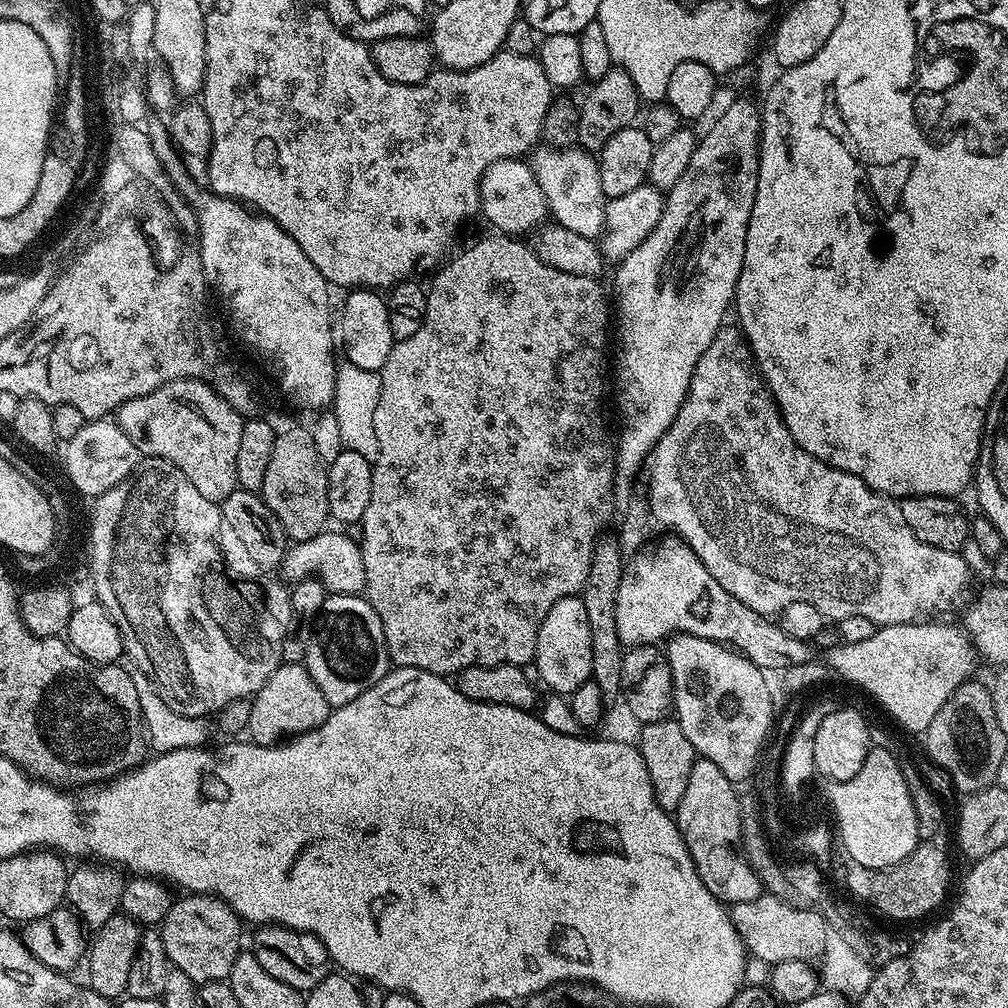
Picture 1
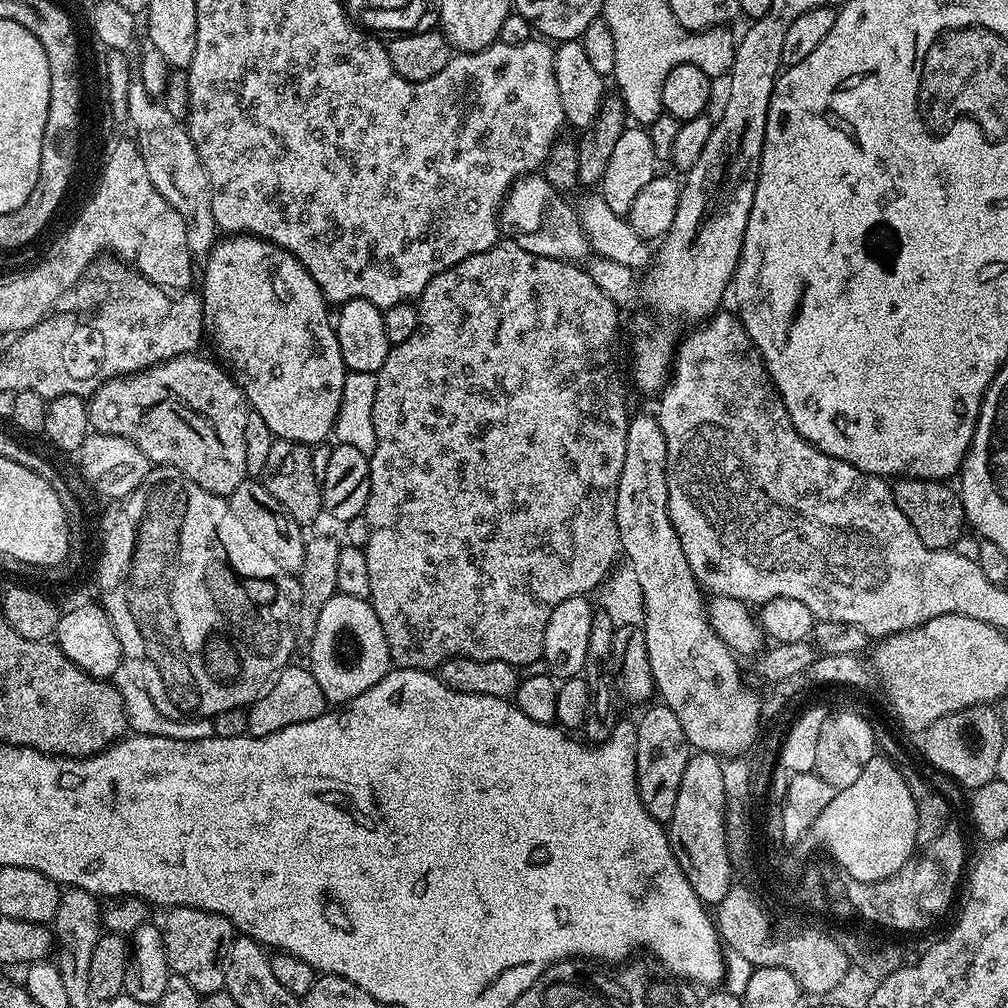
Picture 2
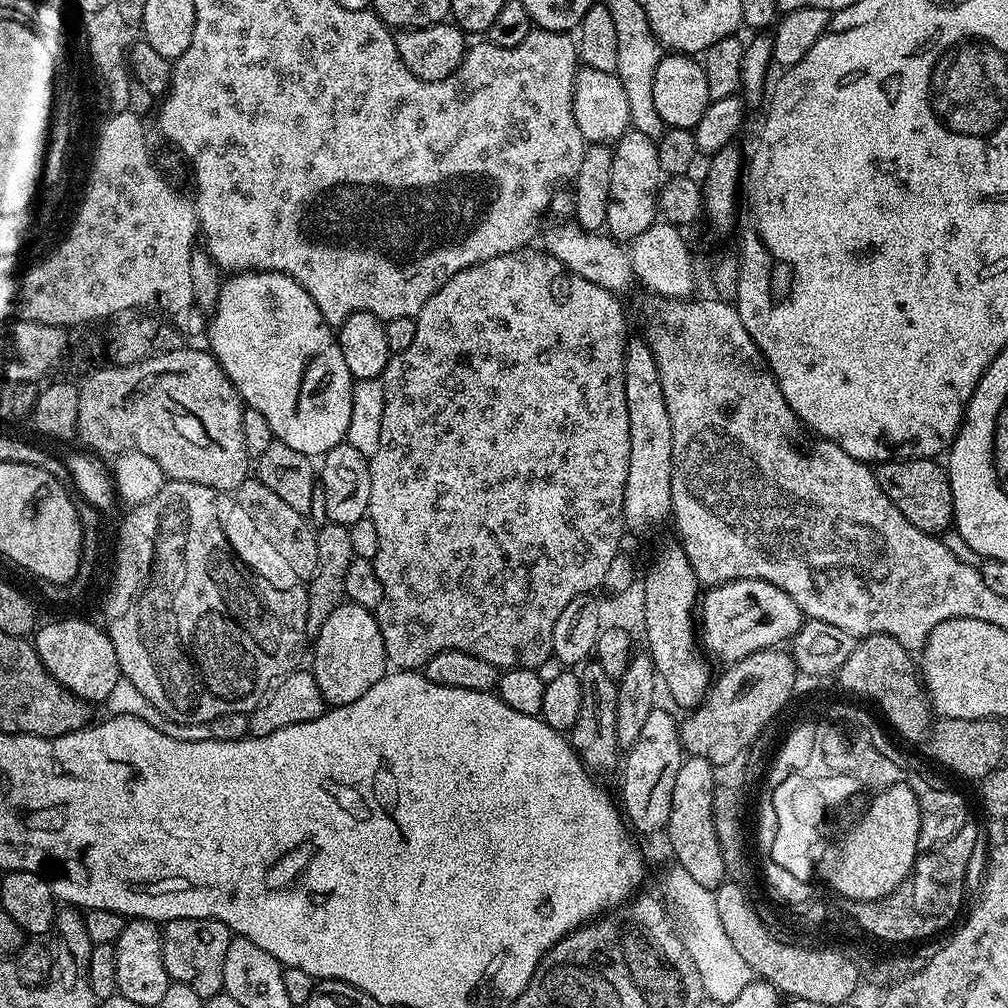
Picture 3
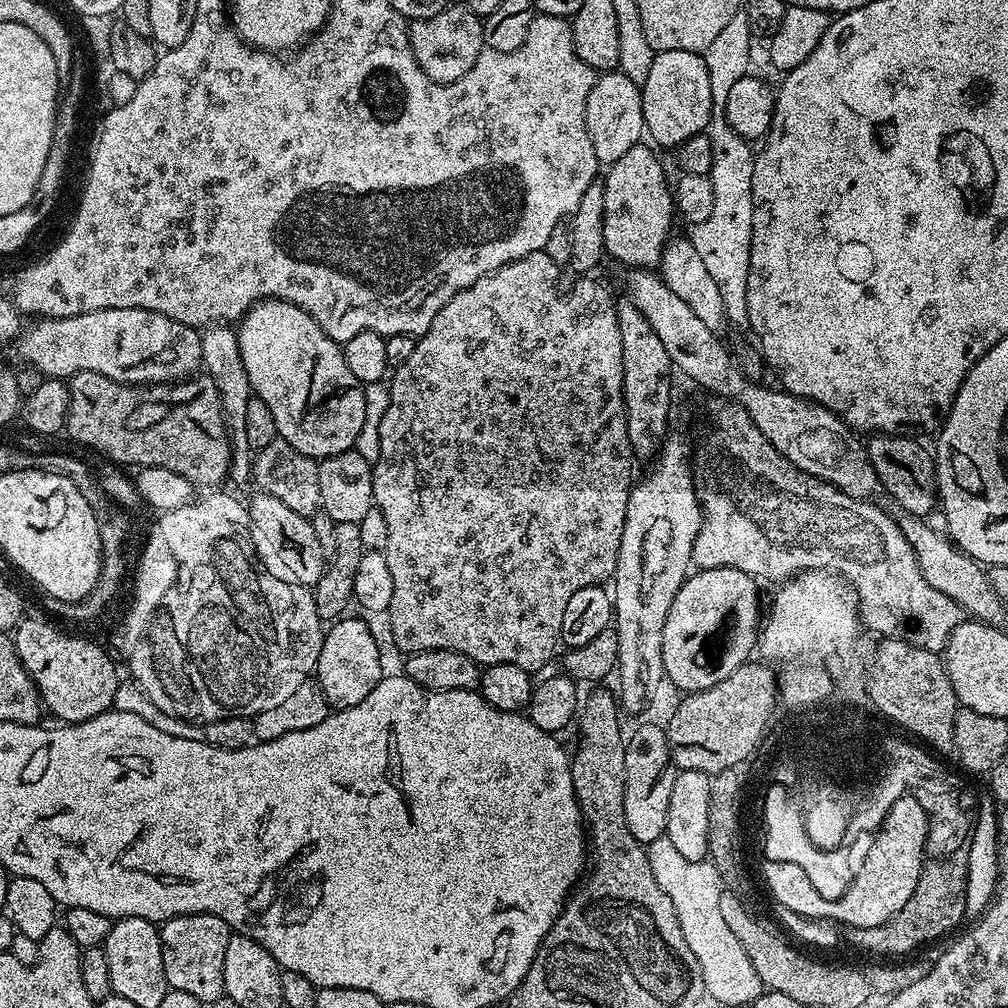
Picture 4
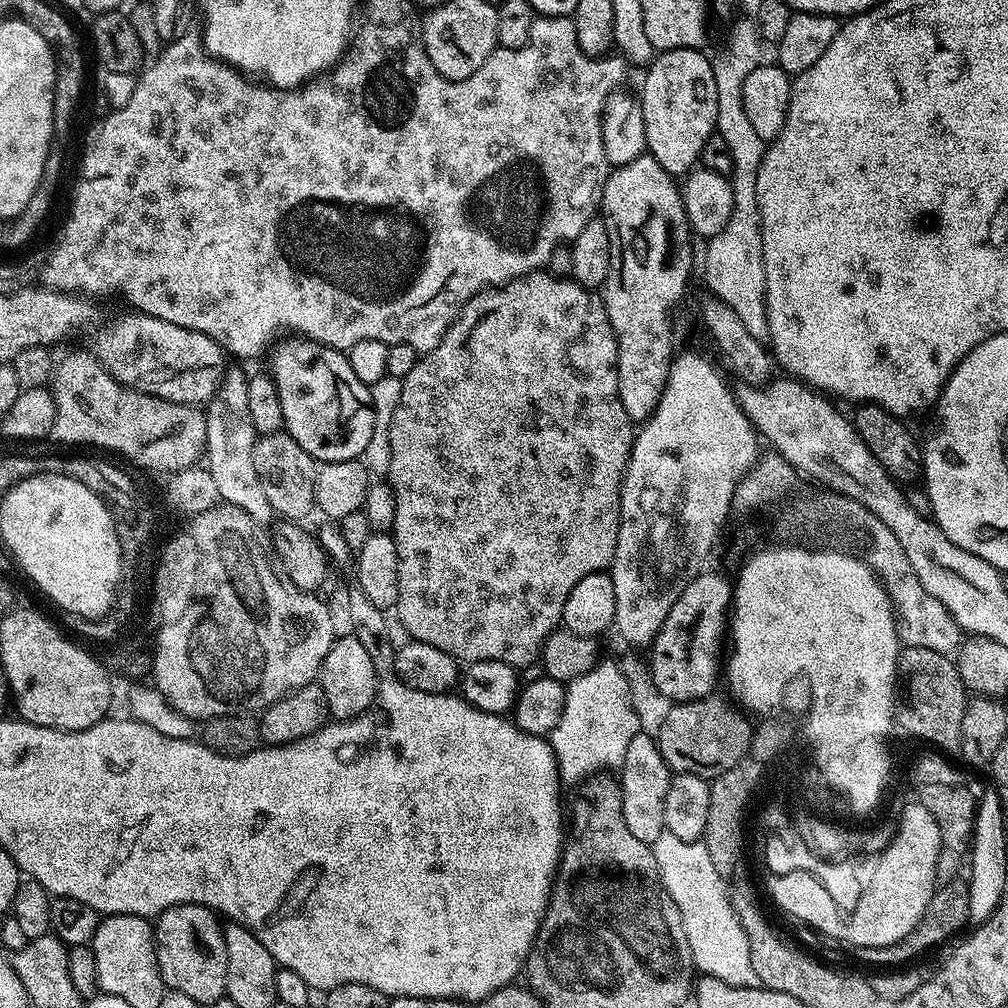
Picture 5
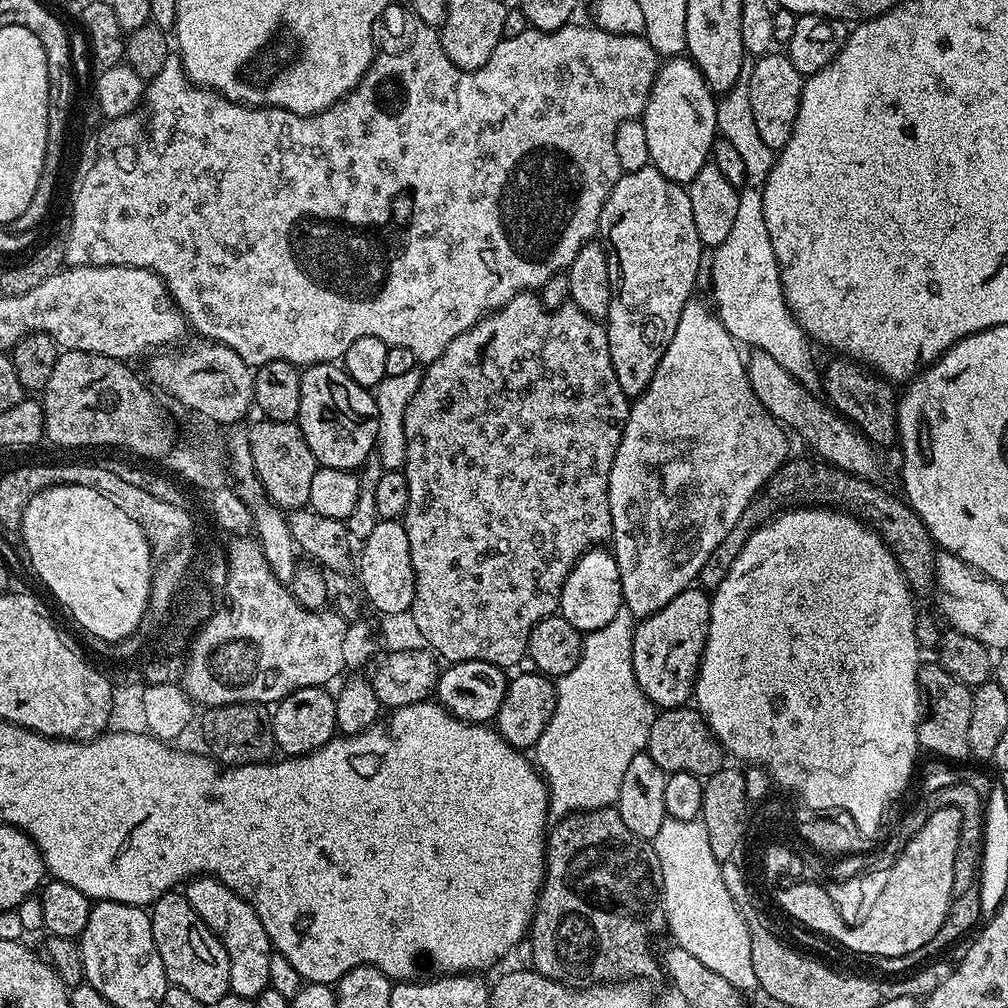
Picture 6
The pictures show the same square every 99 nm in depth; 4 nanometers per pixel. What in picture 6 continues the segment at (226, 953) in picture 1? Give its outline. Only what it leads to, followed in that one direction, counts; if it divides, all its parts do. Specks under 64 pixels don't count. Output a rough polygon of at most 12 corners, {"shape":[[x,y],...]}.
{"shape":[[183,891],[150,905],[169,985],[206,1006],[230,958]]}

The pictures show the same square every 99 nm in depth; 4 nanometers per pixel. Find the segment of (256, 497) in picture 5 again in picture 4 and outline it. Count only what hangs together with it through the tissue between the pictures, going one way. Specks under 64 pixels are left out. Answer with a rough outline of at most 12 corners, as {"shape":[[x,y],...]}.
{"shape":[[199,331],[202,364],[219,392],[232,460],[229,479],[251,481],[246,442],[251,396],[235,331]]}

